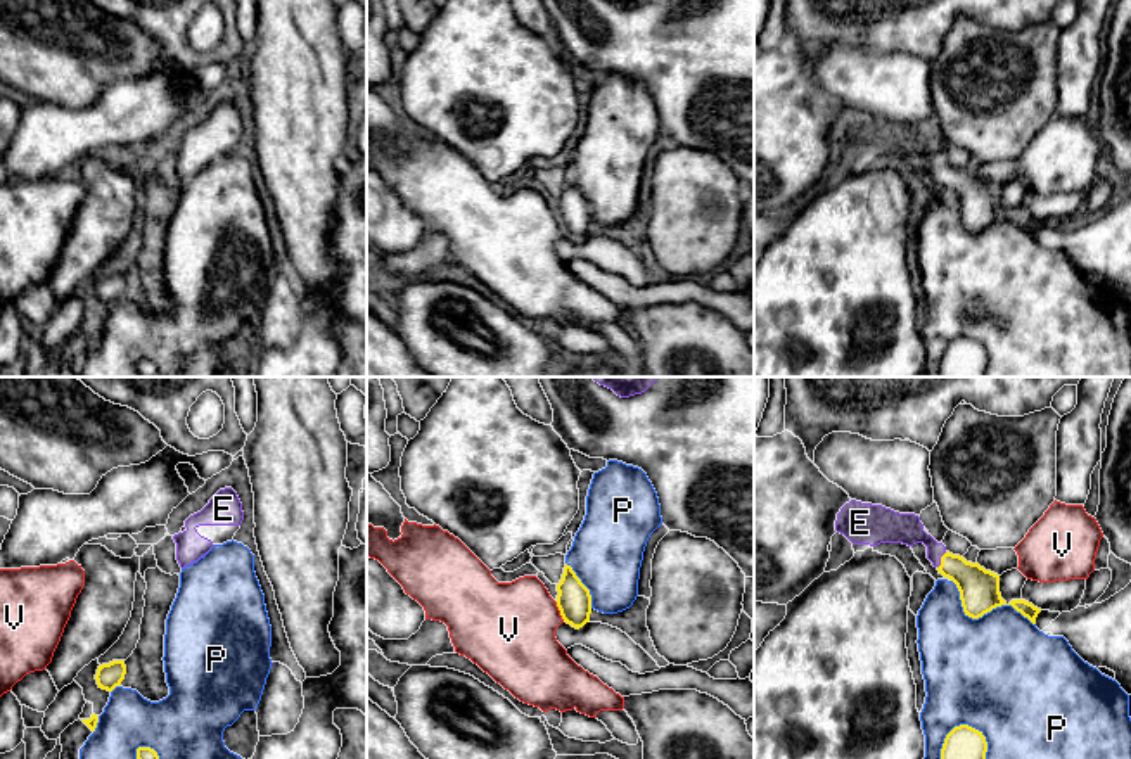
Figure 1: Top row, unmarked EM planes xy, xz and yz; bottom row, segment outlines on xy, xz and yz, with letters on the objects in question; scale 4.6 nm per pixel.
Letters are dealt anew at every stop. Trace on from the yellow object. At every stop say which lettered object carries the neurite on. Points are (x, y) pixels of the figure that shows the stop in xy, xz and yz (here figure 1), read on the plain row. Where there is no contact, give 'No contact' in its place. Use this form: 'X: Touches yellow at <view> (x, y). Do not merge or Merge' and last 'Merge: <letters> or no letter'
E: Touches yellow at yz (941, 173). Merge
P: Touches yellow at yz (969, 229). Do not merge
V: Touches yellow at xz (561, 225). Do not merge
Merge: E

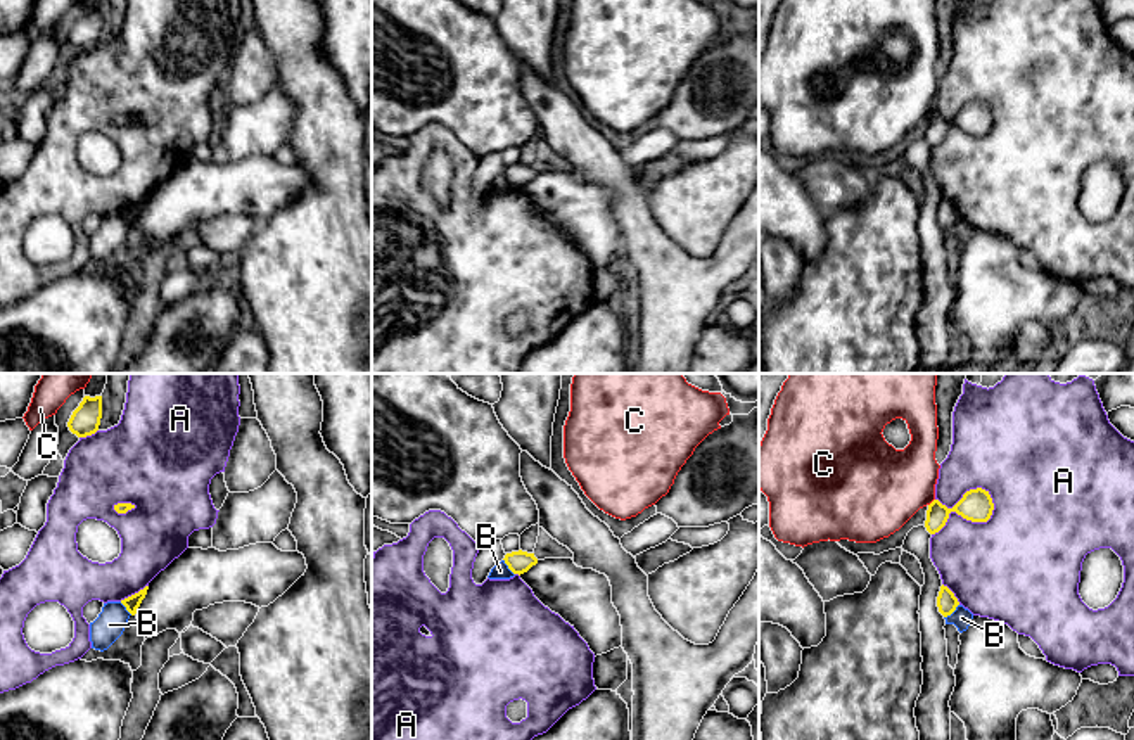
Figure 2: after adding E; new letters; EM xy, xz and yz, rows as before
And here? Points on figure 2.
A: Touches yellow at yz (956, 116). Do not merge
B: Touches yellow at yz (951, 225). Do not merge
C: Touches yellow at yz (932, 114). Do not merge
Merge: no letter

